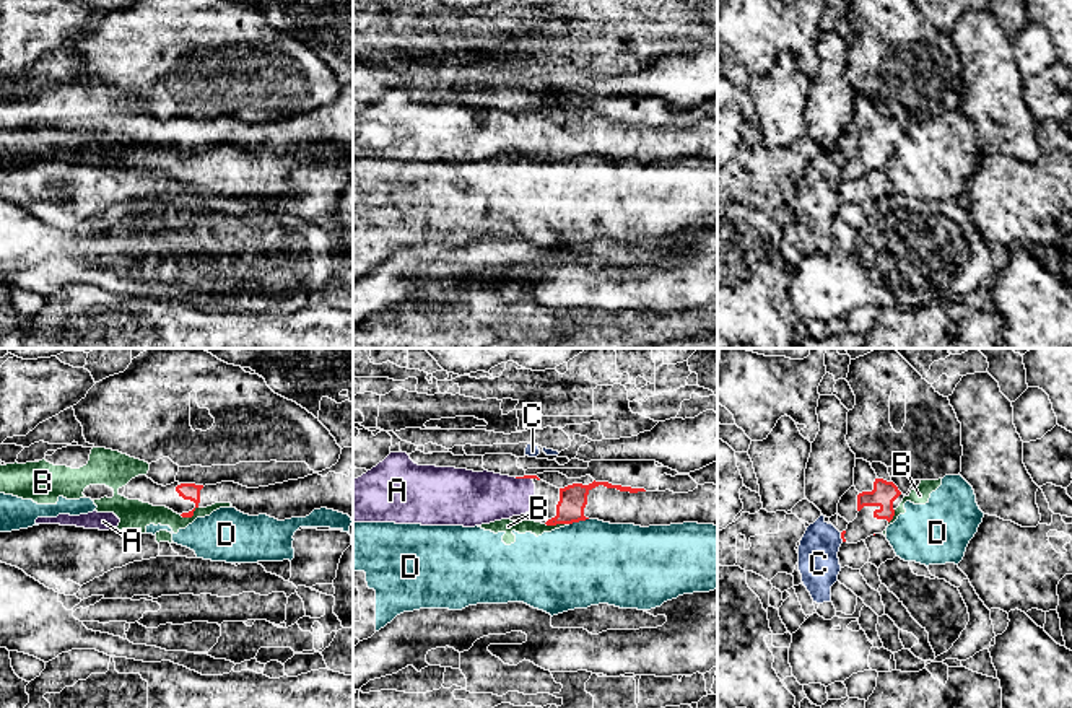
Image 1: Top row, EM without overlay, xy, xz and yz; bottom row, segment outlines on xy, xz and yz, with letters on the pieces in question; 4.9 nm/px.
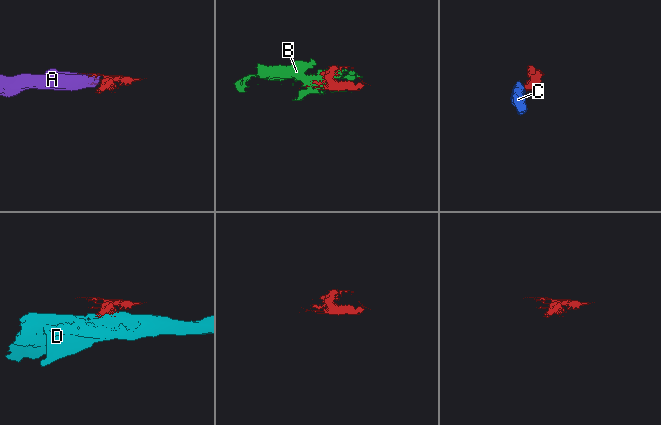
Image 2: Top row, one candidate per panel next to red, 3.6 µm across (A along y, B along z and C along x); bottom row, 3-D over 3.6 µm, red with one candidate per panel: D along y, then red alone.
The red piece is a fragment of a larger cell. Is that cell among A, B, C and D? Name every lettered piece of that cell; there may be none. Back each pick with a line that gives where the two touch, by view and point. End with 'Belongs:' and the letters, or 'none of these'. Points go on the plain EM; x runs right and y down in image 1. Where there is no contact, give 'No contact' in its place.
A: Touches red at xz (522, 113)
Belongs: A

